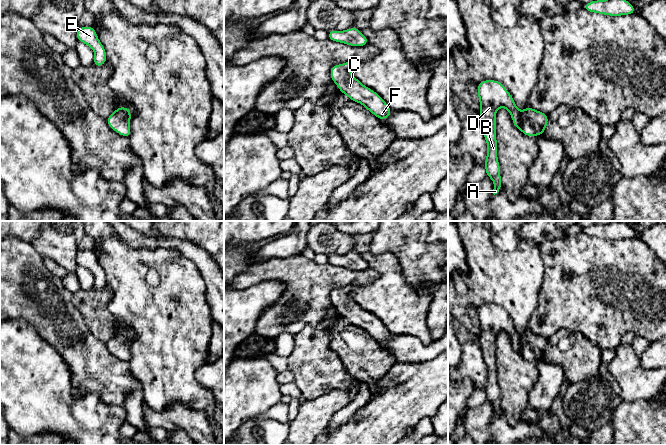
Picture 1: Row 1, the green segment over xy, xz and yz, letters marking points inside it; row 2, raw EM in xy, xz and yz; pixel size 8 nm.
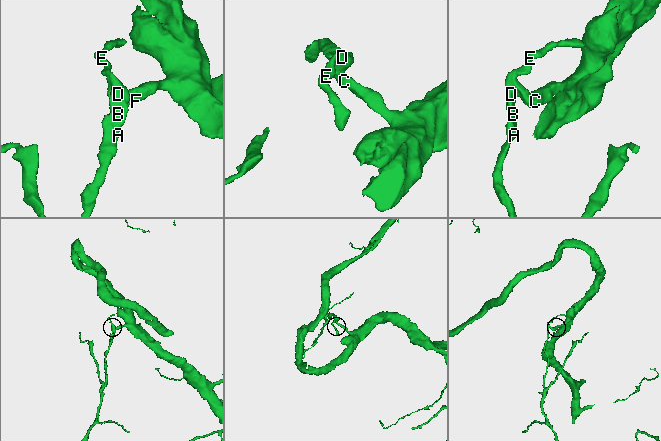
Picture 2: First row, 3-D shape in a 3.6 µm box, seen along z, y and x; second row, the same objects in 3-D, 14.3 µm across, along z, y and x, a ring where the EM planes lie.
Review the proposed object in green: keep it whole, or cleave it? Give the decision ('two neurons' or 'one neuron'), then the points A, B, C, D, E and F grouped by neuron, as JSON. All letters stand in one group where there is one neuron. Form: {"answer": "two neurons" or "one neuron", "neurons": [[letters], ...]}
{"answer": "one neuron", "neurons": [["A", "B", "C", "D", "E", "F"]]}

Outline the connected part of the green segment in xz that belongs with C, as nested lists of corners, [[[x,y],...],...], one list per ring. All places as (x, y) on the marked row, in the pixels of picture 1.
[[[349,61],[331,67],[330,76],[341,93],[344,93],[354,102],[362,104],[368,111],[378,119],[388,118],[392,111],[384,99],[374,90],[364,86],[357,78],[350,73],[354,62]]]

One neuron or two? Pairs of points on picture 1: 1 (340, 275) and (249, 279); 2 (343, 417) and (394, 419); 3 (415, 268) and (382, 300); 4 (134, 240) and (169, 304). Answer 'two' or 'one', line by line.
1: one
2: two
3: two
4: two

